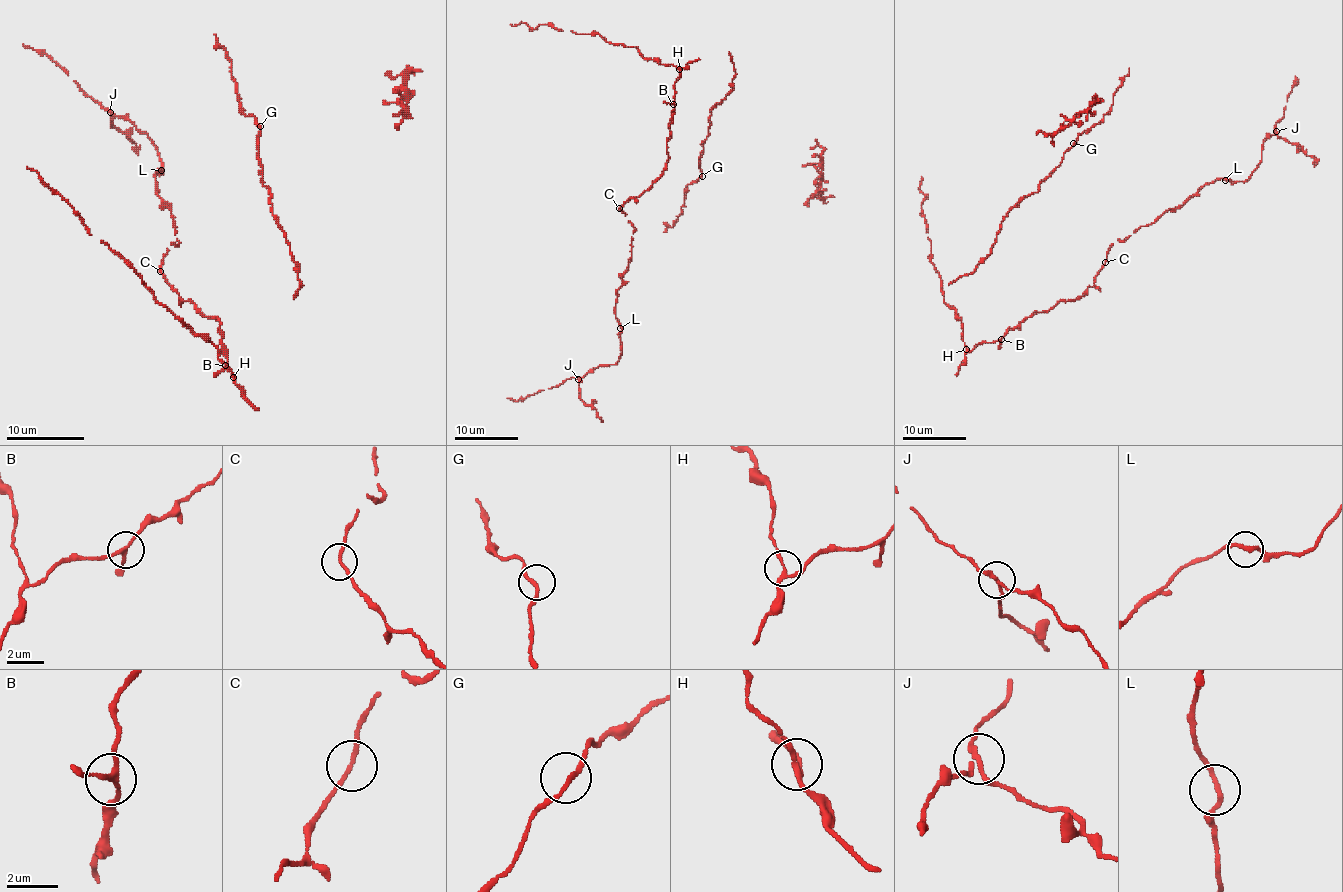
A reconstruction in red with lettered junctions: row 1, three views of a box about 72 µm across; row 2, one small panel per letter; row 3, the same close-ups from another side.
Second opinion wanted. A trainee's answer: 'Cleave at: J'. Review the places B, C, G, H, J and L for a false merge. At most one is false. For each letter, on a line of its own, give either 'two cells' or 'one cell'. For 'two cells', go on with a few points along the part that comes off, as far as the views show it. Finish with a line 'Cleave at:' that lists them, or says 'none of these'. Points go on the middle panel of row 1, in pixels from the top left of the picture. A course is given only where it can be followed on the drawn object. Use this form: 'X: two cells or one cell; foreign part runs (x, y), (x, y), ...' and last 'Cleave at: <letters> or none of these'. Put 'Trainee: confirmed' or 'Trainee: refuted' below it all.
B: one cell
C: one cell
G: one cell
H: one cell
J: two cells; foreign part runs (579, 379), (580, 398), (601, 417)
L: one cell
Cleave at: J
Trainee: confirmed

